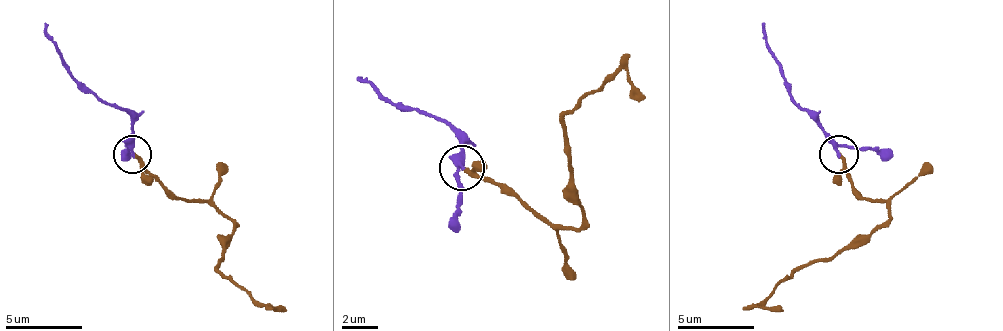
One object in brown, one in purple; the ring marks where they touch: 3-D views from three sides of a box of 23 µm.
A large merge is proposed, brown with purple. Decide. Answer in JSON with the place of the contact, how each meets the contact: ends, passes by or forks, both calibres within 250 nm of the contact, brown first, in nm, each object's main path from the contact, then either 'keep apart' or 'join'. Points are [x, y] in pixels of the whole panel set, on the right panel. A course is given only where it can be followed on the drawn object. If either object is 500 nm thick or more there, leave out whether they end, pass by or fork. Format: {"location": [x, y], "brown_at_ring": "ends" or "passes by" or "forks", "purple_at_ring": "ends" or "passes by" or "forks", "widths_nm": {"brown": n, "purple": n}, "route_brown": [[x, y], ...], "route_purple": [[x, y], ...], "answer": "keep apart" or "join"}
{"location": [838, 154], "brown_at_ring": "ends", "purple_at_ring": "passes by", "widths_nm": {"brown": 240, "purple": 240}, "route_brown": [[839, 155], [862, 197], [881, 201], [889, 216], [828, 258], [797, 266], [755, 304], [782, 311]], "route_purple": [[839, 155], [817, 121], [794, 102], [763, 22]], "answer": "join"}

